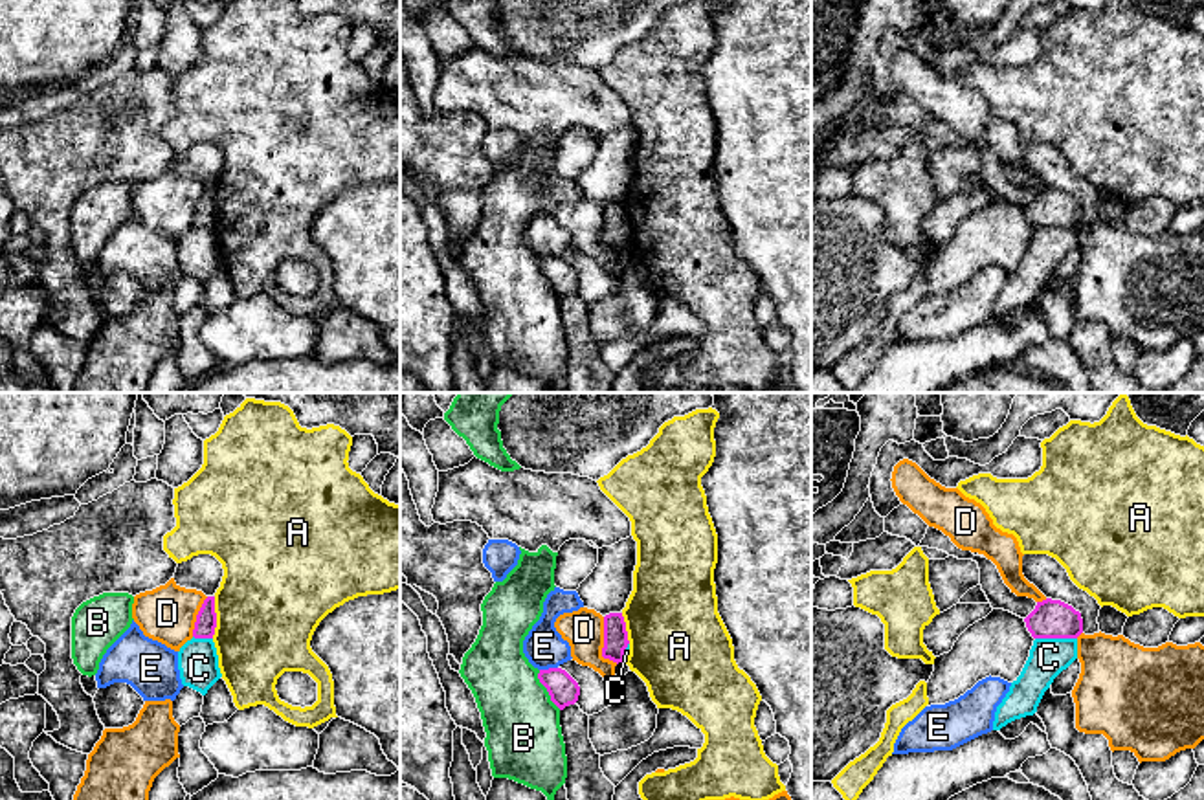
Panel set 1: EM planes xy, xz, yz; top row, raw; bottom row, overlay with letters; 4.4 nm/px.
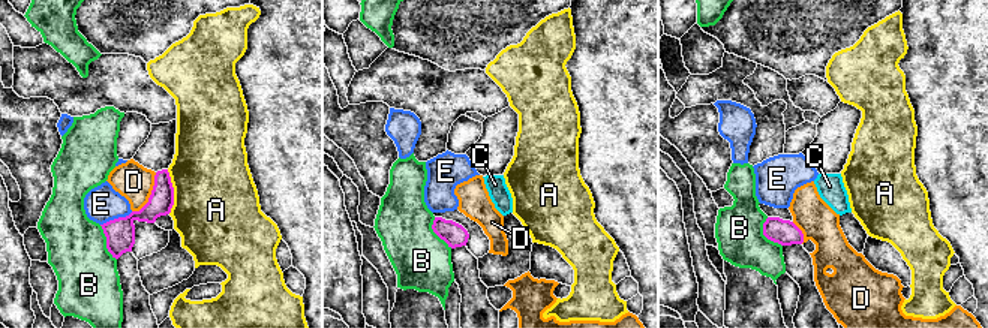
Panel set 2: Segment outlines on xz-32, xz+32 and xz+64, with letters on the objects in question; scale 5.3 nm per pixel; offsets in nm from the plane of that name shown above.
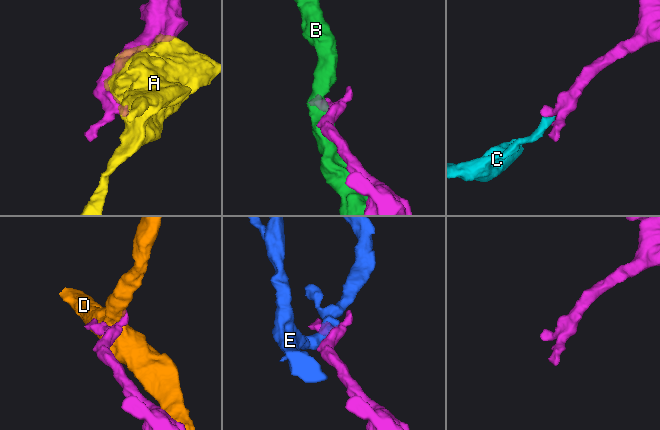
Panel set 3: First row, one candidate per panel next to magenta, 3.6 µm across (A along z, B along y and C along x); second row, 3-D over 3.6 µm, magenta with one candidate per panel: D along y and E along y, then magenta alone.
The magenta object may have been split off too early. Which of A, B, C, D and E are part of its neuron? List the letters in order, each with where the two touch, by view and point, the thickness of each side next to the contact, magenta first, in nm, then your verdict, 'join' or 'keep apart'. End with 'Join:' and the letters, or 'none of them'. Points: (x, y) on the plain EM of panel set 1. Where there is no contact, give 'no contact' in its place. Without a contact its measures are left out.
A: meets magenta in xy at (215, 206); 100 nm thick on the magenta side, 460 nm on the other; keep apart
B: meets magenta in xz at (547, 279); 140 nm thick on the magenta side, 340 nm on the other; keep apart
C: meets magenta in yz at (1056, 226); 180 nm thick on the magenta side, 170 nm on the other; keep apart
D: meets magenta in xz at (604, 233); 110 nm thick on the magenta side, 180 nm on the other; keep apart
E: meets magenta in xz at (549, 257); 140 nm thick on the magenta side, 180 nm on the other; keep apart
Join: none of them

